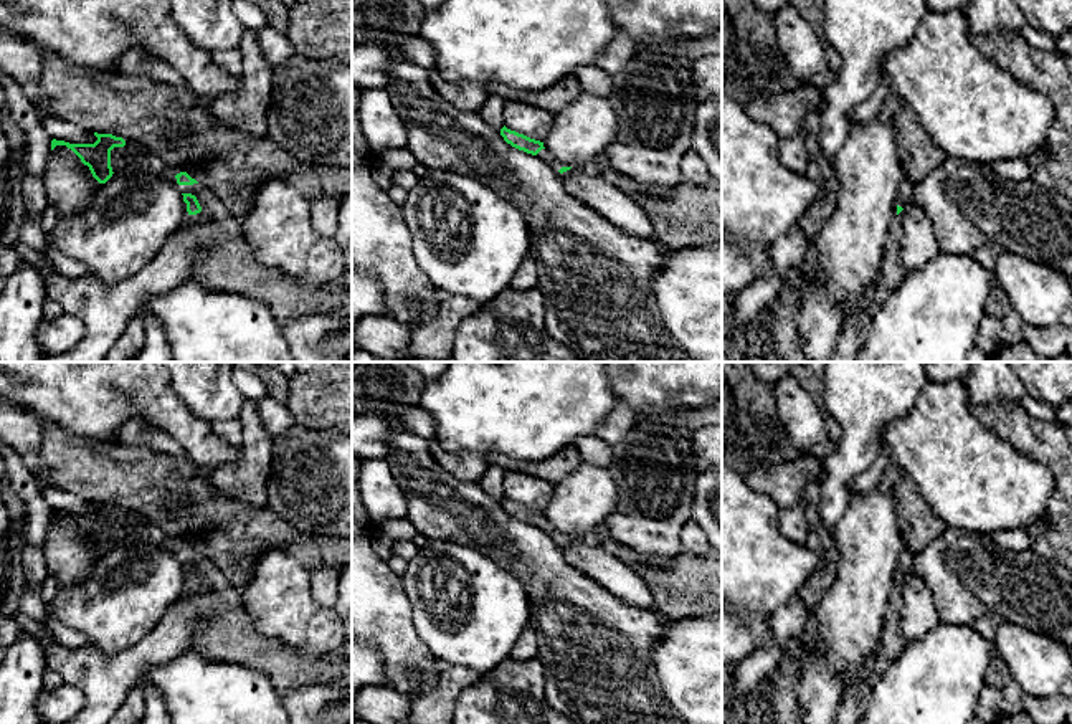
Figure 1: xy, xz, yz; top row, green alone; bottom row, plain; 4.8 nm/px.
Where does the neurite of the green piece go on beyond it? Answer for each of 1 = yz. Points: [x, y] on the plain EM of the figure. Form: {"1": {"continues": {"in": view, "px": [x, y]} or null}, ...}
{"1": {"continues": null}}

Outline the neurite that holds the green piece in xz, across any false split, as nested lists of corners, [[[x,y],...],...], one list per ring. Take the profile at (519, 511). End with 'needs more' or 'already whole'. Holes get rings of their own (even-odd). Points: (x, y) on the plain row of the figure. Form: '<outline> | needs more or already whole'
[[[505,496],[500,499],[500,506],[512,517],[524,521],[527,524],[537,526],[543,517],[543,512],[530,509],[524,504],[507,499]]] | already whole

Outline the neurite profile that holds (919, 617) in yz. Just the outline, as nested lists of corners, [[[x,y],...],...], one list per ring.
[[[913,572],[899,583],[904,603],[900,608],[900,630],[908,643],[933,631],[942,622],[927,583]]]

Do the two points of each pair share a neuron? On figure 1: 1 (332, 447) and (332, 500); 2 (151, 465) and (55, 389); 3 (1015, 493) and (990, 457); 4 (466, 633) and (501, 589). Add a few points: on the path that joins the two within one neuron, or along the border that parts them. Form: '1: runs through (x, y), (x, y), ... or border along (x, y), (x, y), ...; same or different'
1: runs through (332, 460), (332, 486); same
2: border along (76, 433), (86, 438), (114, 442); different
3: runs through (1006, 485), (990, 465); same
4: runs through (473, 622), (489, 600); same

